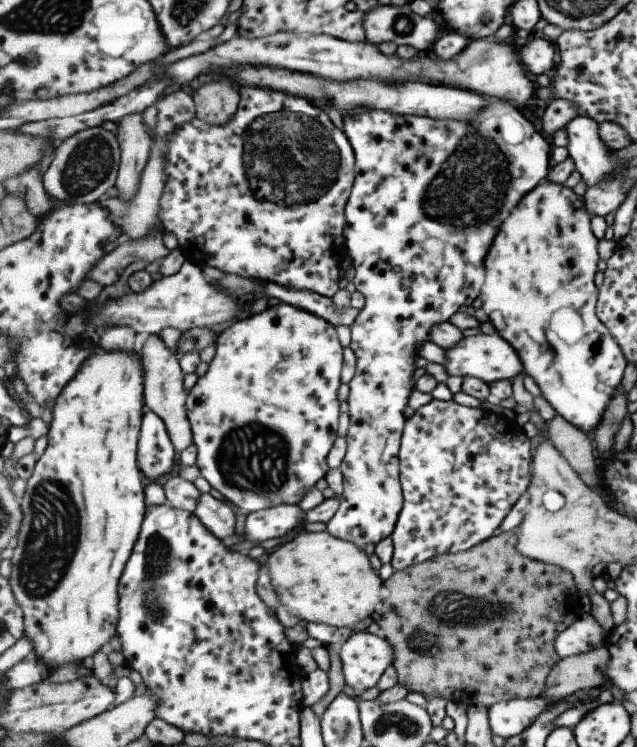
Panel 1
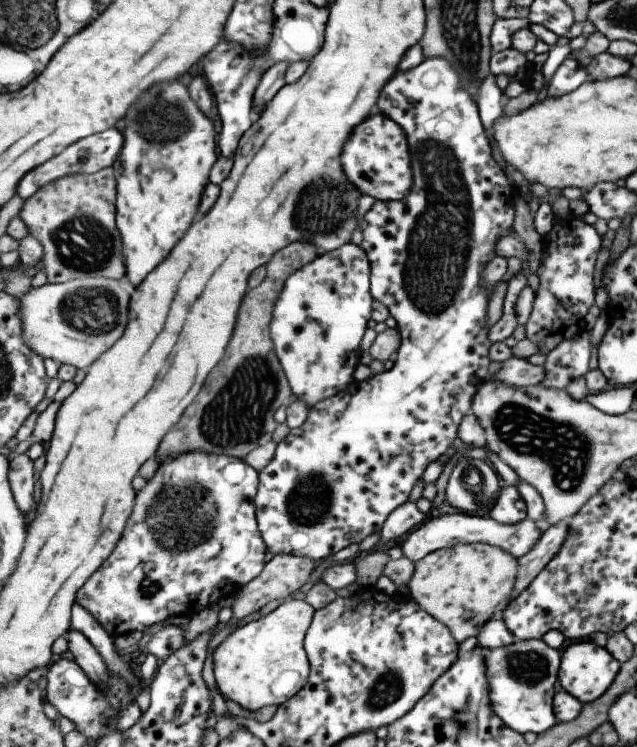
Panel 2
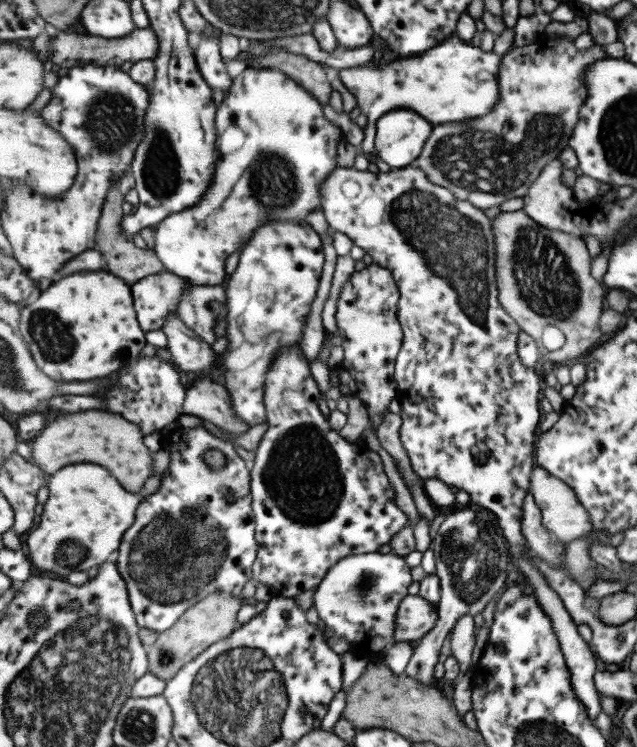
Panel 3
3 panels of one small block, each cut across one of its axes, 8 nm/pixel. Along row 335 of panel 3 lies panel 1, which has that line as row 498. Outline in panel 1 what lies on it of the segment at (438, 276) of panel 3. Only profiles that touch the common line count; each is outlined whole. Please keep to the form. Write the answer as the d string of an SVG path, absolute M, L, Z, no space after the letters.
M431 400L426 405L419 407L415 414L408 419L405 425L404 437L401 445L400 454L400 478L404 488L404 508L400 512L400 520L397 521L395 532L391 535L395 542L394 557L391 562L394 572L408 569L410 566L427 562L441 554L458 553L487 541L493 535L497 534L509 514L512 513L513 506L517 504L521 496L528 490L532 484L532 466L536 447L536 441L527 438L523 432L523 426L519 426L513 415L497 414L485 408L471 408L460 405L454 400L441 401Z

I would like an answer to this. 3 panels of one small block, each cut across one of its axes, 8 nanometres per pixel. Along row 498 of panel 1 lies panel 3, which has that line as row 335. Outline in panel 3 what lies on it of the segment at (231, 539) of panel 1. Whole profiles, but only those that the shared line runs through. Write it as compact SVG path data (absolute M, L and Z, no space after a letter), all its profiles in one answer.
M224 284L217 286L191 285L184 290L184 298L178 304L179 316L189 328L209 344L218 342L215 324L227 320L229 303Z

